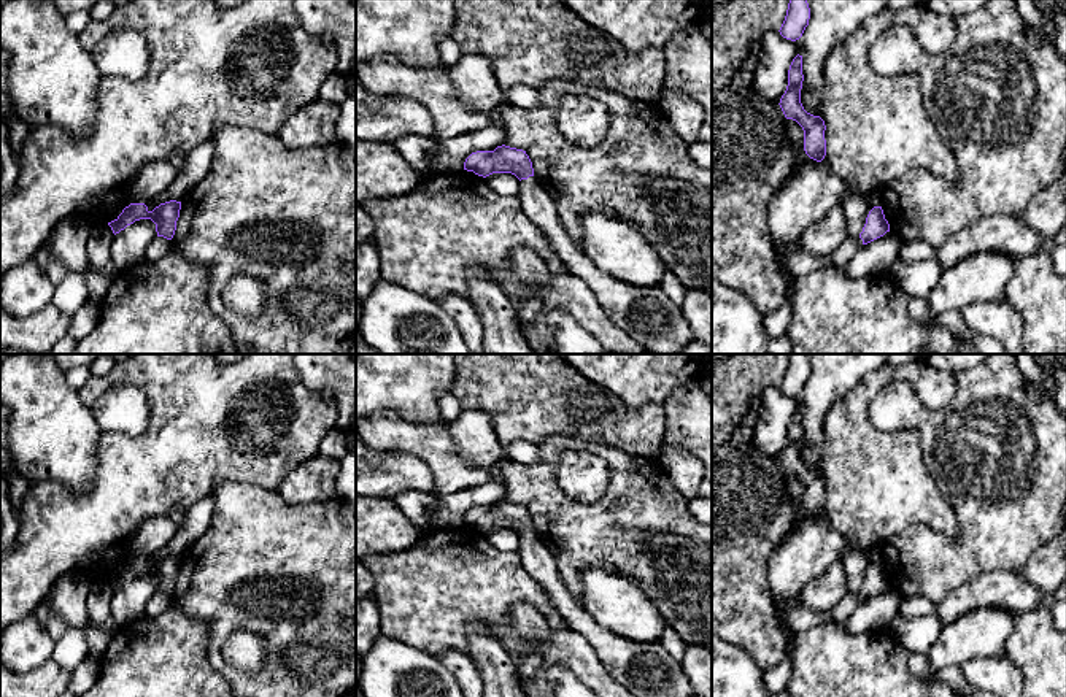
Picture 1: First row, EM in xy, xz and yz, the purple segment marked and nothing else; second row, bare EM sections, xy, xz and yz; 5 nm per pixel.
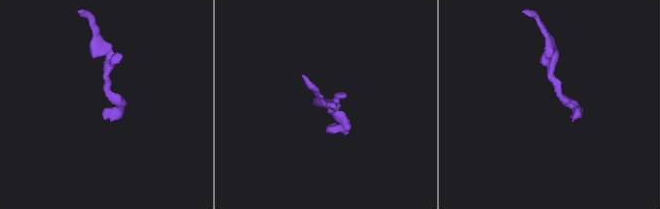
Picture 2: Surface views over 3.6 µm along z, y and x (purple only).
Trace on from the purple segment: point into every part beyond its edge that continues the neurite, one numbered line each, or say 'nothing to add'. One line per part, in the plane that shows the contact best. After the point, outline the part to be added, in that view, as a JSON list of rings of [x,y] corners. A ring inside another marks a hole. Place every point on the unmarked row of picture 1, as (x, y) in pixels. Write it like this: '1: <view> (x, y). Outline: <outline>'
1: xz (645, 669). Outline: [[[535,532],[519,537],[516,553],[524,572],[540,584],[564,622],[588,641],[612,678],[634,697],[694,695],[682,664],[661,643],[629,641],[612,633],[570,595],[553,554]]]
2: yz (839, 615). Outline: [[[848,592],[832,610],[829,610],[829,622],[834,626],[845,626],[852,613],[863,603],[859,592]]]

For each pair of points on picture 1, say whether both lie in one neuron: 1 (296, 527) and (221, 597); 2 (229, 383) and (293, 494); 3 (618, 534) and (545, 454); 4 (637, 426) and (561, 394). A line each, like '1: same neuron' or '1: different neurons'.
1: same neuron
2: different neurons
3: same neuron
4: same neuron

